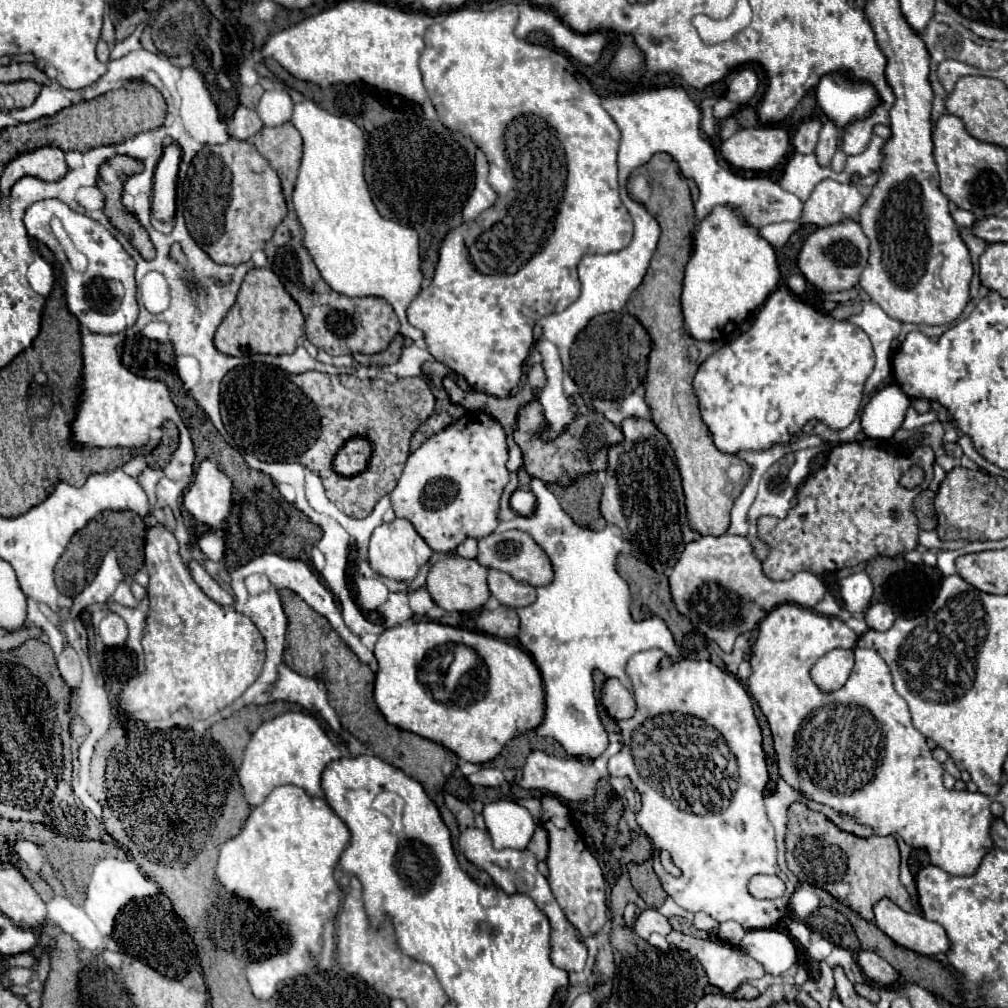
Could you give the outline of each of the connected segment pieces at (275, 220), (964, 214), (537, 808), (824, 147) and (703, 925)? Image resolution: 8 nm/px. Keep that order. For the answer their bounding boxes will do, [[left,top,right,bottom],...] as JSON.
[[199,138,287,264],[951,210,977,228],[519,798,542,822],[815,120,839,164],[693,912,719,934]]

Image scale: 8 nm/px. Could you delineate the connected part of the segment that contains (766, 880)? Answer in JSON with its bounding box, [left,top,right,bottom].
[749,876,785,898]

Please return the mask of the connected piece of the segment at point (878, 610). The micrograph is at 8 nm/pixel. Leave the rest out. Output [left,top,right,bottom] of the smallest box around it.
[865,602,895,630]

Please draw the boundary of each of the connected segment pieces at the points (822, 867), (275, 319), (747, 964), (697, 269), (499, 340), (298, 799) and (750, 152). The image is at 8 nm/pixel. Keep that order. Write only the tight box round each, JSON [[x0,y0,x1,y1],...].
[[785,802,919,922],[215,268,303,356],[667,930,765,994],[681,204,779,340],[407,4,633,396],[219,784,347,1000],[721,126,791,172]]

